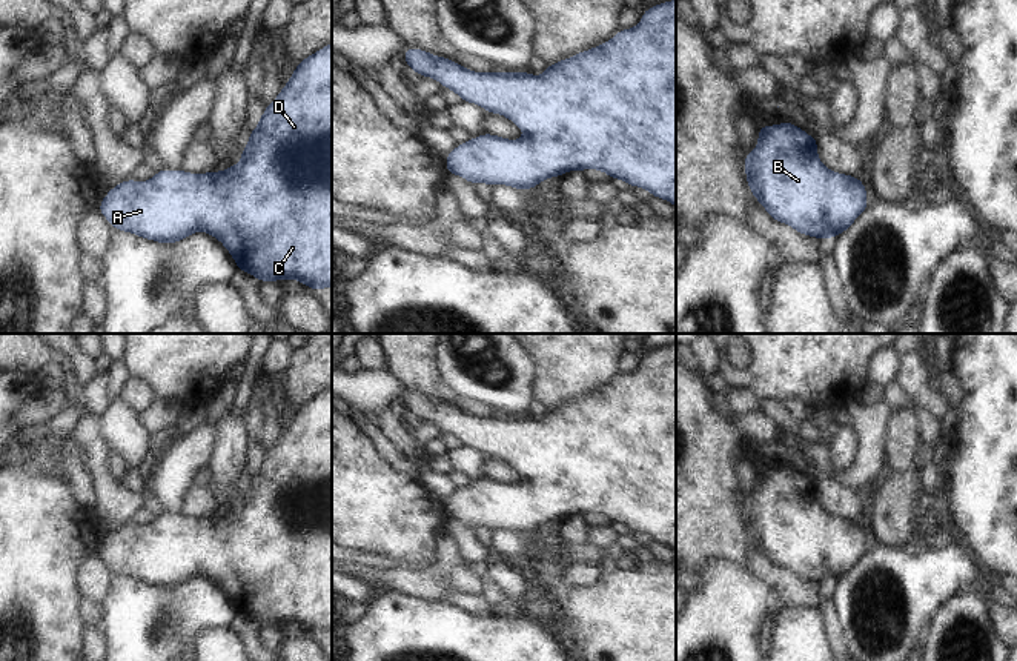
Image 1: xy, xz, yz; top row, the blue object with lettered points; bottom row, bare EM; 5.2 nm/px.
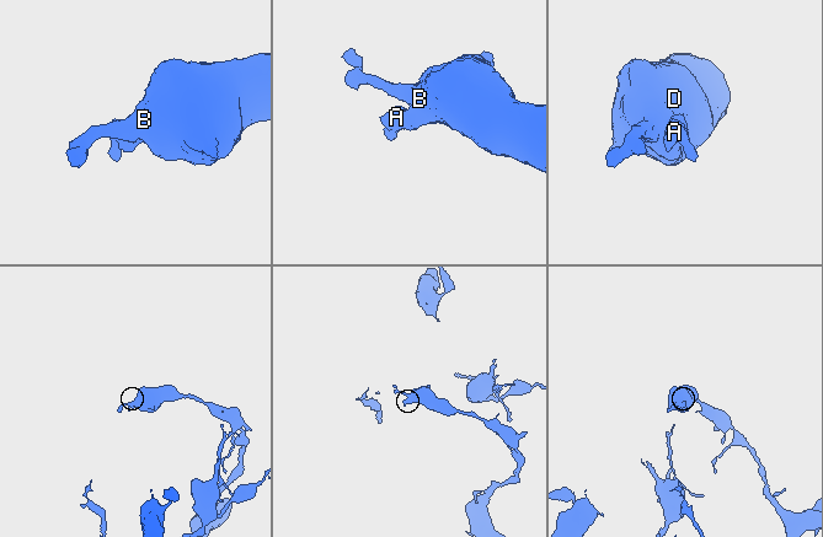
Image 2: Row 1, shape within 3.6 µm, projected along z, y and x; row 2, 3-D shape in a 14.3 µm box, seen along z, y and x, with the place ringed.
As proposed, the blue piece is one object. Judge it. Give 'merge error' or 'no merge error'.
no merge error

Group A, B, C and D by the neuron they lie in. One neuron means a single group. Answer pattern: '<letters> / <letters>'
A B C D

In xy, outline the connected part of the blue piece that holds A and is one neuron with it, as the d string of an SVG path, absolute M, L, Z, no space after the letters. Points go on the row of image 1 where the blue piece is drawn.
M332 42L295 68L250 132L240 164L201 175L161 169L144 183L126 180L106 194L98 211L112 228L164 244L204 231L224 244L240 271L261 283L295 278L315 291L332 287Z

